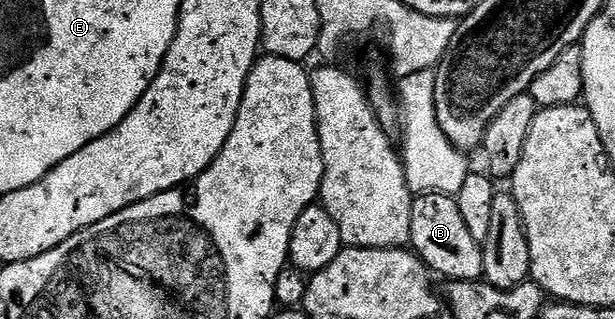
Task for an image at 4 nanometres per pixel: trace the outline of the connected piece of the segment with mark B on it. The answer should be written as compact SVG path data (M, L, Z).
M417 195L412 201L410 213L411 250L424 262L429 272L445 275L445 280L484 279L484 249L474 241L466 221L462 221L455 198L451 195Z

